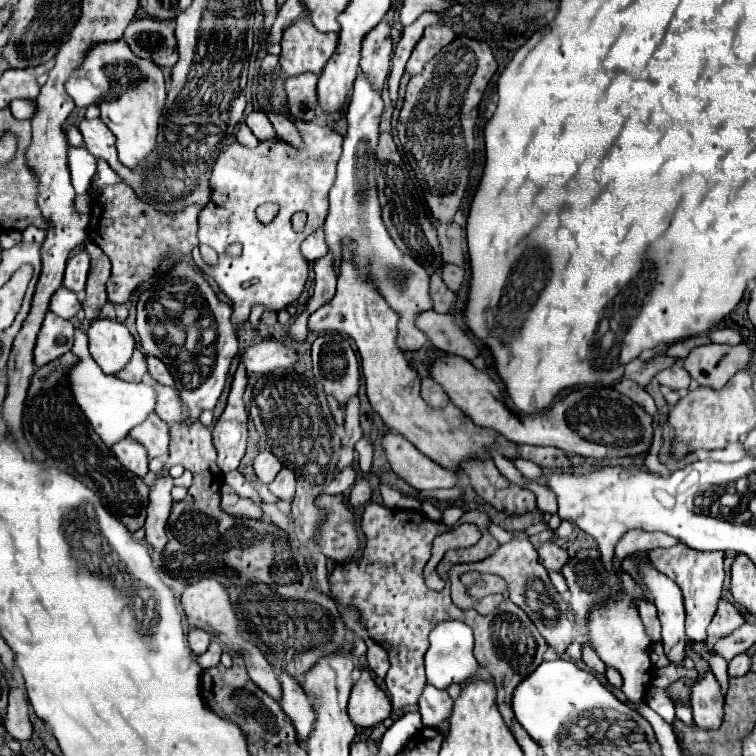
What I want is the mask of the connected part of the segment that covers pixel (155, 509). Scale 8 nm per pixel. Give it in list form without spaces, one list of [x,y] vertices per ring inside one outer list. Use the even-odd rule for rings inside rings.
[[[171,476],[155,478],[153,488],[151,488],[151,502],[147,506],[147,522],[145,522],[147,534],[145,534],[145,540],[157,552],[163,552],[165,546],[167,546],[165,526],[167,526],[169,510],[171,510],[171,504],[173,504],[171,488],[173,488],[173,478]]]

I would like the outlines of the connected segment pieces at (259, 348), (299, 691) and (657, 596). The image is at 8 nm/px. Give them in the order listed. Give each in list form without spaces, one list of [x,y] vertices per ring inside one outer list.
[[[265,340],[255,346],[249,346],[241,360],[247,372],[271,372],[275,368],[293,368],[299,362],[299,352],[285,346],[283,342]]]
[[[277,672],[277,678],[283,692],[279,704],[287,714],[291,714],[297,730],[297,738],[303,744],[307,732],[311,732],[311,724],[315,722],[315,712],[311,712],[311,702],[307,700],[307,694],[303,692],[303,688],[295,678],[291,678],[285,672]]]
[[[643,560],[637,564],[637,572],[645,590],[649,592],[653,604],[659,610],[659,620],[663,626],[663,648],[673,664],[681,664],[685,656],[687,636],[685,636],[685,608],[681,588],[663,572],[659,572],[651,562]]]

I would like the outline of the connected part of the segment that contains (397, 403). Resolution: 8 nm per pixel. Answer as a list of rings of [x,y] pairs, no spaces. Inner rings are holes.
[[[345,238],[343,240],[343,256],[341,256],[341,268],[339,268],[339,280],[337,280],[337,296],[327,302],[323,308],[319,308],[317,312],[313,312],[309,316],[309,330],[315,332],[345,332],[349,334],[355,344],[357,350],[361,352],[361,370],[363,370],[363,378],[365,378],[365,388],[367,388],[367,398],[373,406],[373,410],[383,418],[383,422],[387,424],[387,428],[399,432],[401,436],[405,436],[419,452],[423,452],[425,456],[429,456],[433,462],[449,468],[449,470],[457,470],[459,464],[467,458],[473,458],[473,454],[481,448],[495,448],[499,450],[503,456],[507,456],[509,460],[515,458],[527,458],[535,464],[539,464],[541,468],[567,468],[569,466],[569,458],[557,450],[557,448],[539,448],[539,446],[519,446],[513,444],[509,440],[505,440],[501,434],[497,434],[495,430],[489,428],[481,428],[475,422],[471,422],[471,418],[467,414],[463,414],[463,410],[459,410],[457,406],[453,406],[453,410],[449,408],[431,408],[419,394],[421,388],[421,376],[409,366],[407,358],[403,356],[401,348],[397,346],[397,334],[399,334],[399,316],[395,314],[395,310],[387,304],[387,300],[383,300],[381,292],[375,288],[371,276],[367,276],[367,272],[363,272],[359,266],[355,266],[355,244]]]

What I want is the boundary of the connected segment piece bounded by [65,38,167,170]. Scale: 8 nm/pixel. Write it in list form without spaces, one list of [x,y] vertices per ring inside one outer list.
[[[123,38],[91,48],[85,64],[77,70],[75,76],[67,80],[65,88],[75,100],[77,108],[87,108],[91,98],[97,98],[95,104],[101,108],[101,120],[115,134],[119,160],[127,168],[135,170],[141,160],[145,160],[151,150],[157,148],[159,118],[167,96],[163,72],[151,60],[135,56]]]

